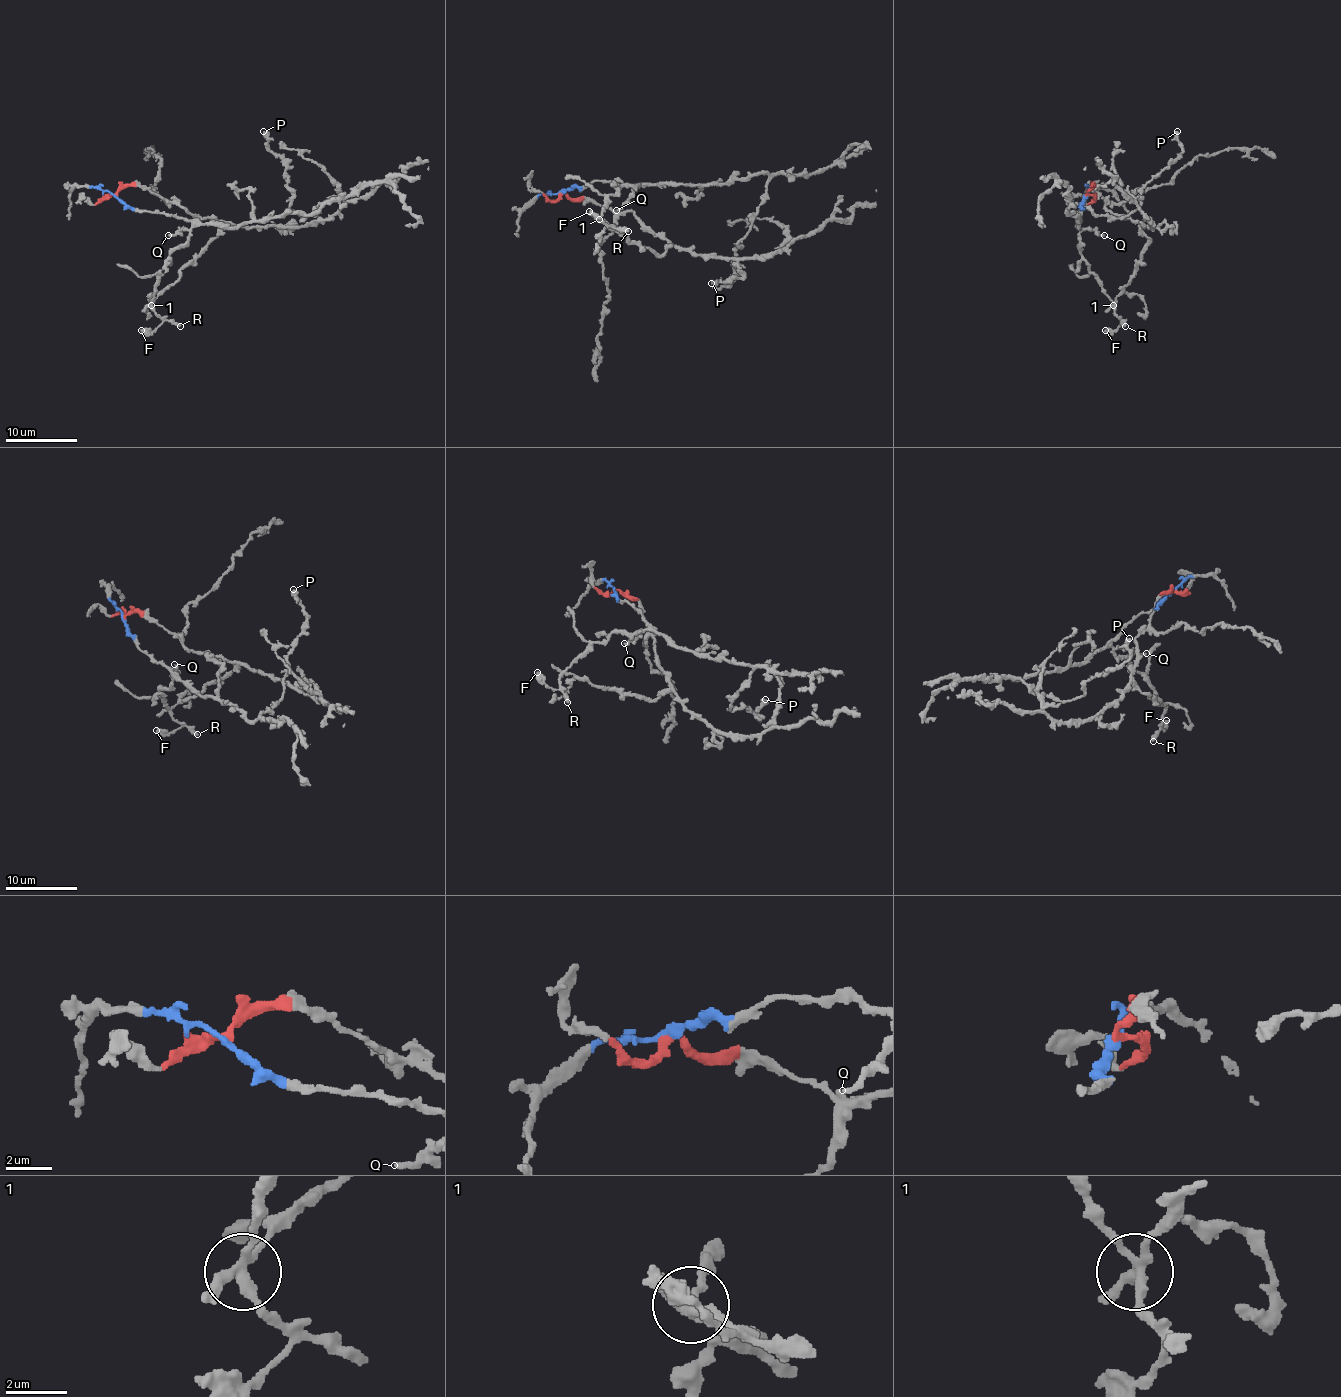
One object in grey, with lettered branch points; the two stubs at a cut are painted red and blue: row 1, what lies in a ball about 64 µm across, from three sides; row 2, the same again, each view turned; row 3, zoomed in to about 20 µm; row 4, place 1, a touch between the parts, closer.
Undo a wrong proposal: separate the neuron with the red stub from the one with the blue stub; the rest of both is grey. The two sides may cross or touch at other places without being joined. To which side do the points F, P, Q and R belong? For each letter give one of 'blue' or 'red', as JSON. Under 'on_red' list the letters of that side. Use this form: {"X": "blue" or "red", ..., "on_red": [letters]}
{"F": "blue", "P": "blue", "Q": "blue", "R": "blue", "on_red": []}

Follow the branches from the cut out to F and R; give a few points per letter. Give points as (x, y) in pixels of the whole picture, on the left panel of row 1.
F: (113, 194), (146, 212), (191, 223), (191, 235), (160, 271), (151, 304), (162, 322), (140, 331)
R: (113, 194), (146, 212), (171, 214), (191, 223), (191, 235), (160, 271), (151, 304), (158, 314), (180, 325)

